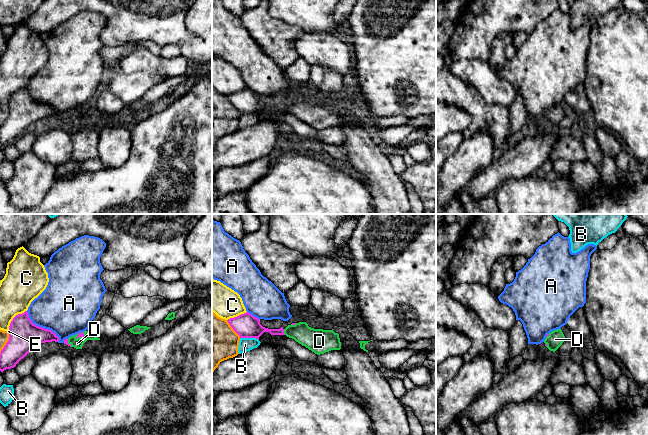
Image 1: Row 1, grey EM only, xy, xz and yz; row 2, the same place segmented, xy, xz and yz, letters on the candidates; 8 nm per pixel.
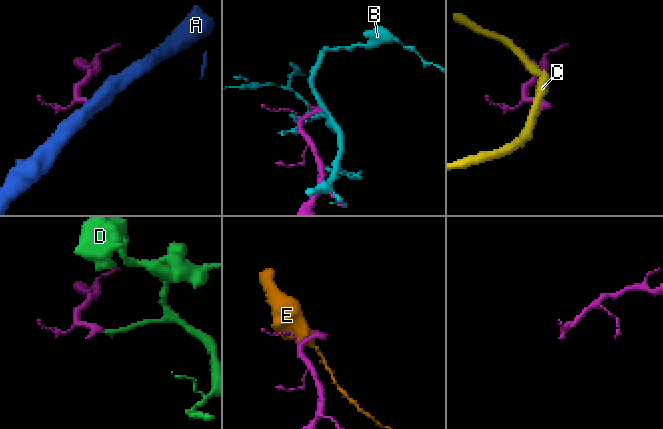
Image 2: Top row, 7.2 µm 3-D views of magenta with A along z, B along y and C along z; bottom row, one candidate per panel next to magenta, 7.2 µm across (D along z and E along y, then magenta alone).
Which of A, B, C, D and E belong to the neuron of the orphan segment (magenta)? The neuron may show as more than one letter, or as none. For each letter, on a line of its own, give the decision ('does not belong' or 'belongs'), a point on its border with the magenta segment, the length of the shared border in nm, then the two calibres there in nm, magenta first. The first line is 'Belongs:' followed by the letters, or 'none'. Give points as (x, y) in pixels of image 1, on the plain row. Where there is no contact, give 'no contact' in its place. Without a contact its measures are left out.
Belongs: D
A: does not belong | xy (41, 103) | 360 nm | 240/440 nm
B: does not belong | xz (249, 113) | 150 nm | 190/110 nm
C: does not belong | xy (13, 94) | 220 nm | 240/300 nm
D: belongs | xz (283, 108) | 50 nm | 140/170 nm
E: does not belong | xy (7, 118) | 190 nm | 240/80 nm

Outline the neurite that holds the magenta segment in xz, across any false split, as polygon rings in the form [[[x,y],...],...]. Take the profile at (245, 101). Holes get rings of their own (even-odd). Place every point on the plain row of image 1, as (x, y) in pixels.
[[[248,88],[227,97],[240,114],[256,114],[259,116],[264,108],[269,108],[271,111],[286,111],[317,131],[341,125],[339,110],[335,109],[333,105],[314,105],[309,103],[306,98],[292,99],[285,105],[283,103],[268,105],[260,100],[260,95]]]

